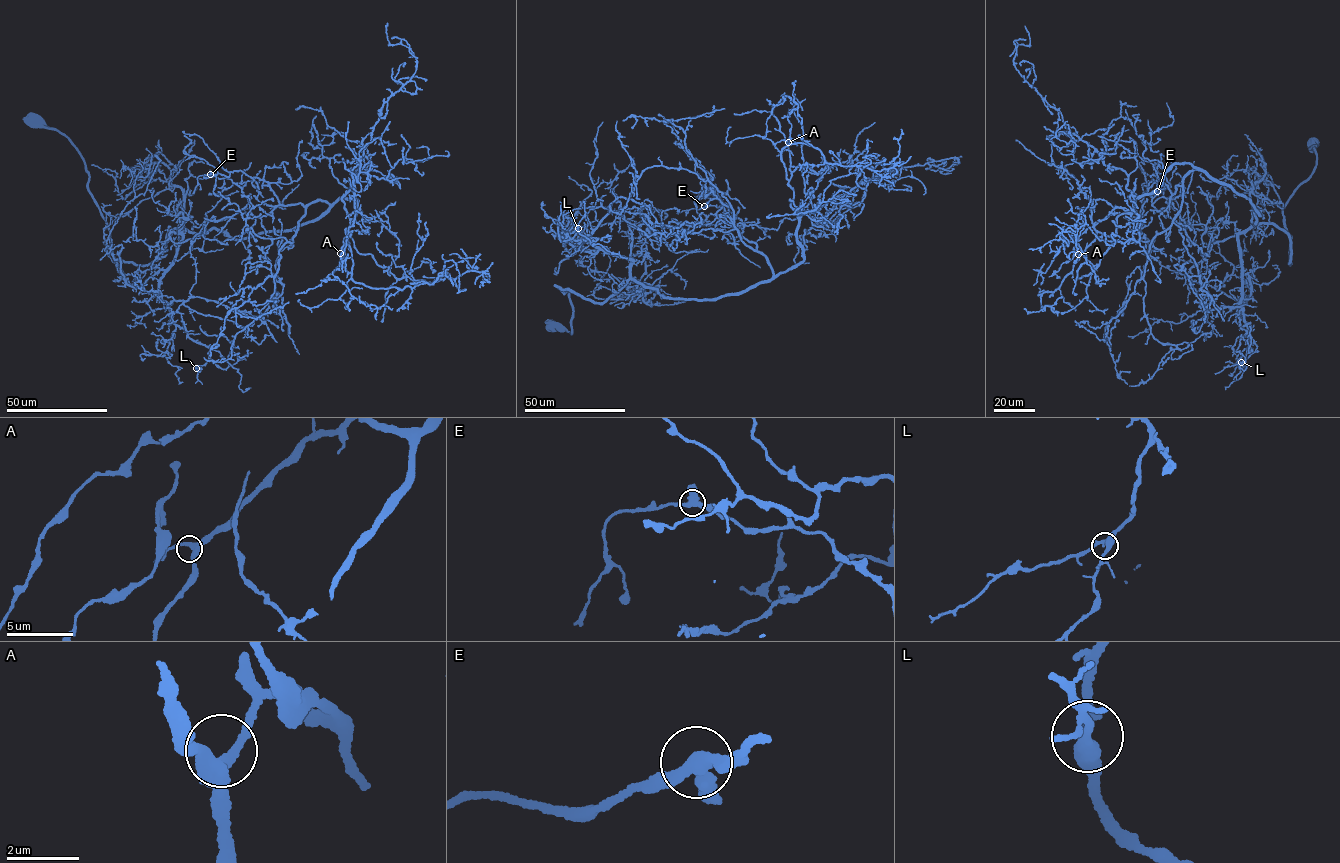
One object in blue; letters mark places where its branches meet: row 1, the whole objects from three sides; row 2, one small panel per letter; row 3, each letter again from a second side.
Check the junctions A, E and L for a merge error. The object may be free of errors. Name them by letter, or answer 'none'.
none

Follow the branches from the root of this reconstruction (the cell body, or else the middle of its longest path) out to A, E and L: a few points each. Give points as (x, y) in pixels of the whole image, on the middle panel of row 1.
A: (553, 326), (571, 334), (569, 290), (554, 285), (600, 303), (633, 278), (700, 300), (796, 267), (788, 142)
E: (553, 326), (571, 334), (554, 285), (600, 303), (633, 278), (700, 300), (772, 277), (723, 205), (704, 206)
L: (553, 326), (571, 334), (569, 290), (554, 285), (600, 303), (629, 277), (632, 260), (578, 228)

